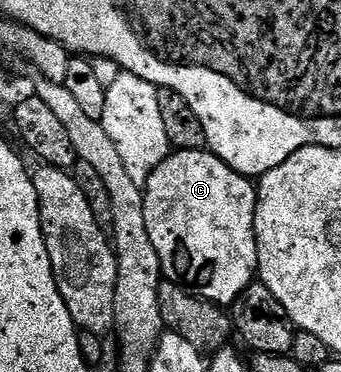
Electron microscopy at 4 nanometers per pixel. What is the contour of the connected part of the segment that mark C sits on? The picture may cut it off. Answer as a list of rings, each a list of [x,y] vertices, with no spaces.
[[[210,150],[202,151],[175,151],[168,154],[157,169],[147,178],[147,185],[143,188],[143,204],[145,205],[145,229],[149,231],[149,241],[153,243],[153,249],[157,251],[157,257],[163,266],[163,277],[168,283],[175,283],[179,287],[185,287],[192,295],[198,295],[200,299],[208,299],[211,303],[230,305],[235,302],[241,292],[256,278],[259,270],[259,258],[257,257],[257,241],[255,240],[255,204],[257,202],[257,187],[246,175],[239,175],[225,161],[212,155]]]

